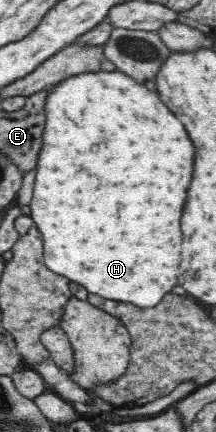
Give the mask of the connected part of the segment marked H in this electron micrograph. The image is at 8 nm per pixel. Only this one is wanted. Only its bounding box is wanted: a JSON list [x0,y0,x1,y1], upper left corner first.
[30,69,195,308]

